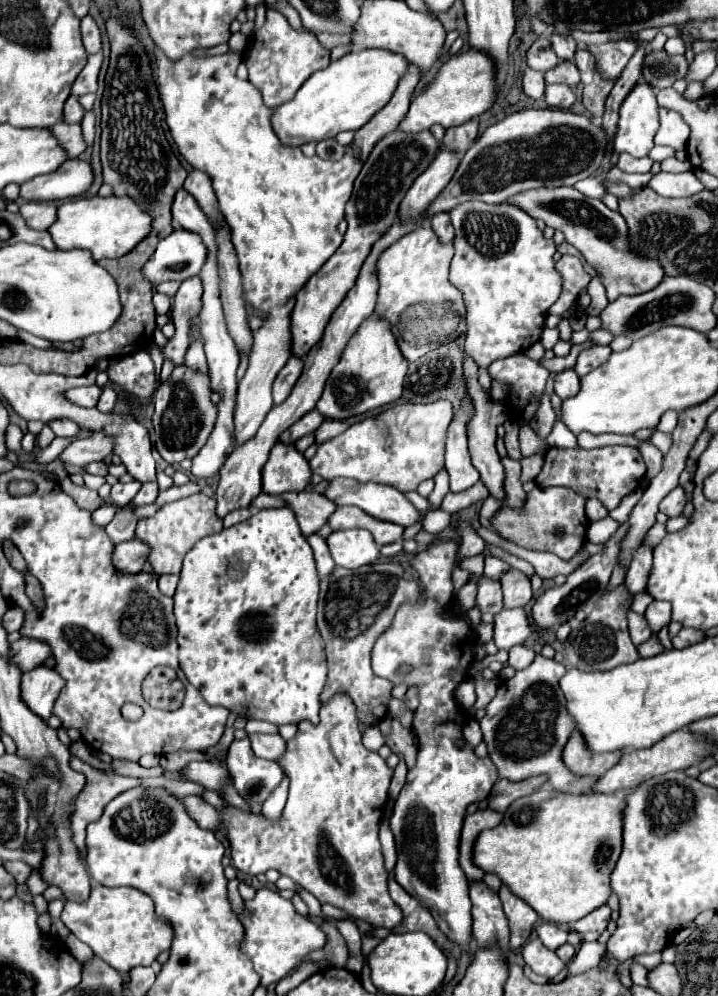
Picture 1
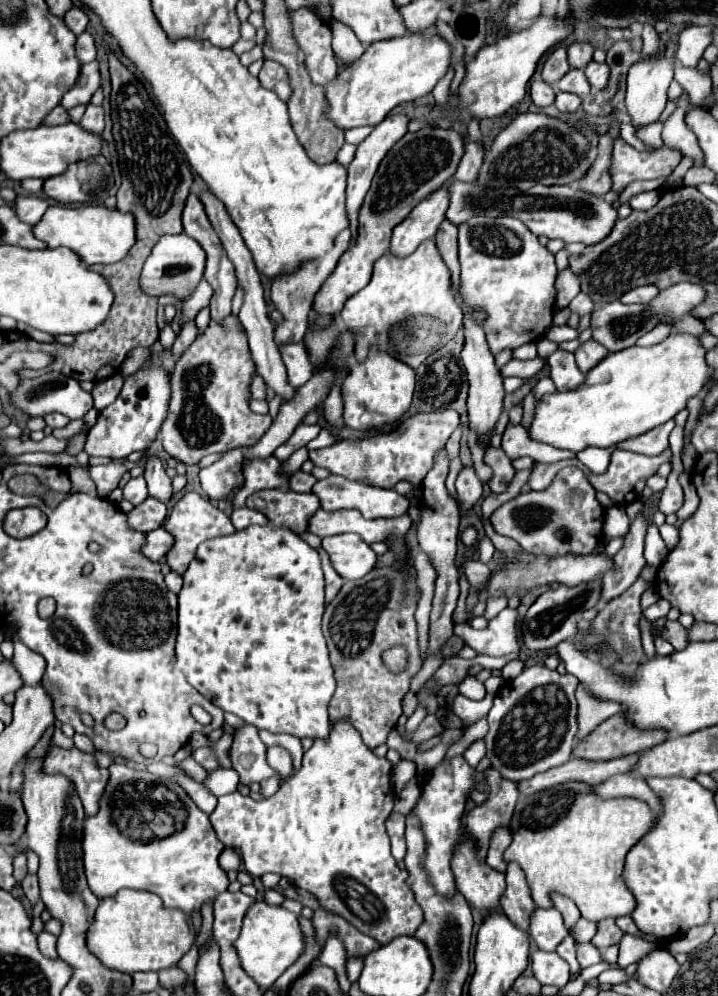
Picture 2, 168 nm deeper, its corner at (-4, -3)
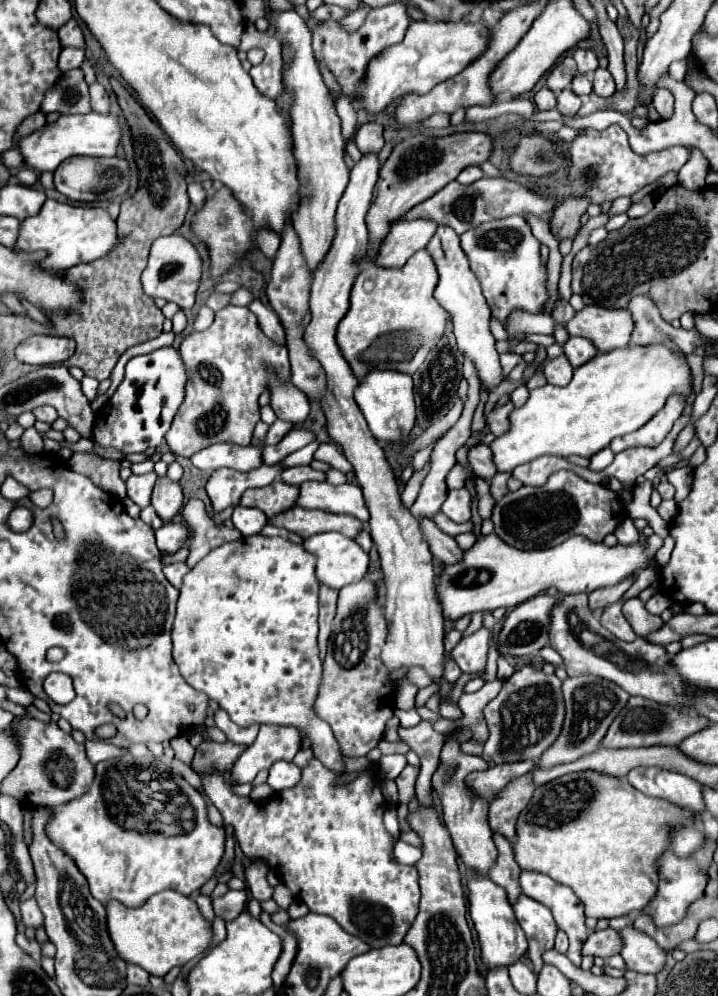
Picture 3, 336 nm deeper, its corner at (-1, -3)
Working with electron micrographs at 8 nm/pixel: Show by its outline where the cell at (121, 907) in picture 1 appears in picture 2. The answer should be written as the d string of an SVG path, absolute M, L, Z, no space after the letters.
M120 890L116 896L102 898L96 914L86 930L88 950L108 968L126 974L160 970L176 966L194 942L192 918L182 910L164 908L162 900L152 892Z

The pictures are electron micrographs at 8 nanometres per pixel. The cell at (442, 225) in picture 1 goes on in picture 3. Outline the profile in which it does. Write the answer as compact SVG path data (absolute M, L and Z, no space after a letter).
M439 226L431 242L427 244L427 252L435 260L435 266L439 272L439 284L435 288L435 298L451 314L451 322L455 326L455 336L457 336L457 346L461 352L465 352L465 356L469 356L475 362L481 384L485 384L487 390L493 390L503 380L503 372L499 364L499 354L495 350L495 338L489 330L491 308L487 306L487 300L481 294L477 276L469 268L469 260L459 244L459 236L449 226Z

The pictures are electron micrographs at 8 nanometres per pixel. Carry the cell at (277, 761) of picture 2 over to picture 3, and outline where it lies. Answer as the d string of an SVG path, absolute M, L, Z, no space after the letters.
M275 762L269 770L267 784L275 792L281 792L281 790L297 786L299 780L301 780L301 770L293 762Z

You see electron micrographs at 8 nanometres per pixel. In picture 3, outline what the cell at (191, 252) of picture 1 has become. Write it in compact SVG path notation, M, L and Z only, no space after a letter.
M169 234L153 242L149 262L141 274L145 294L149 294L151 298L165 298L169 302L175 302L183 310L193 308L199 278L201 278L201 258L189 240L185 240L179 234Z

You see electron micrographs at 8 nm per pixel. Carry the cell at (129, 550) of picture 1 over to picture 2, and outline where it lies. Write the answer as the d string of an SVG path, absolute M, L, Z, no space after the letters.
M158 528L158 530L152 530L150 534L146 534L140 552L150 562L158 562L166 554L166 550L170 550L170 542L172 542L170 534L166 534L166 530Z

